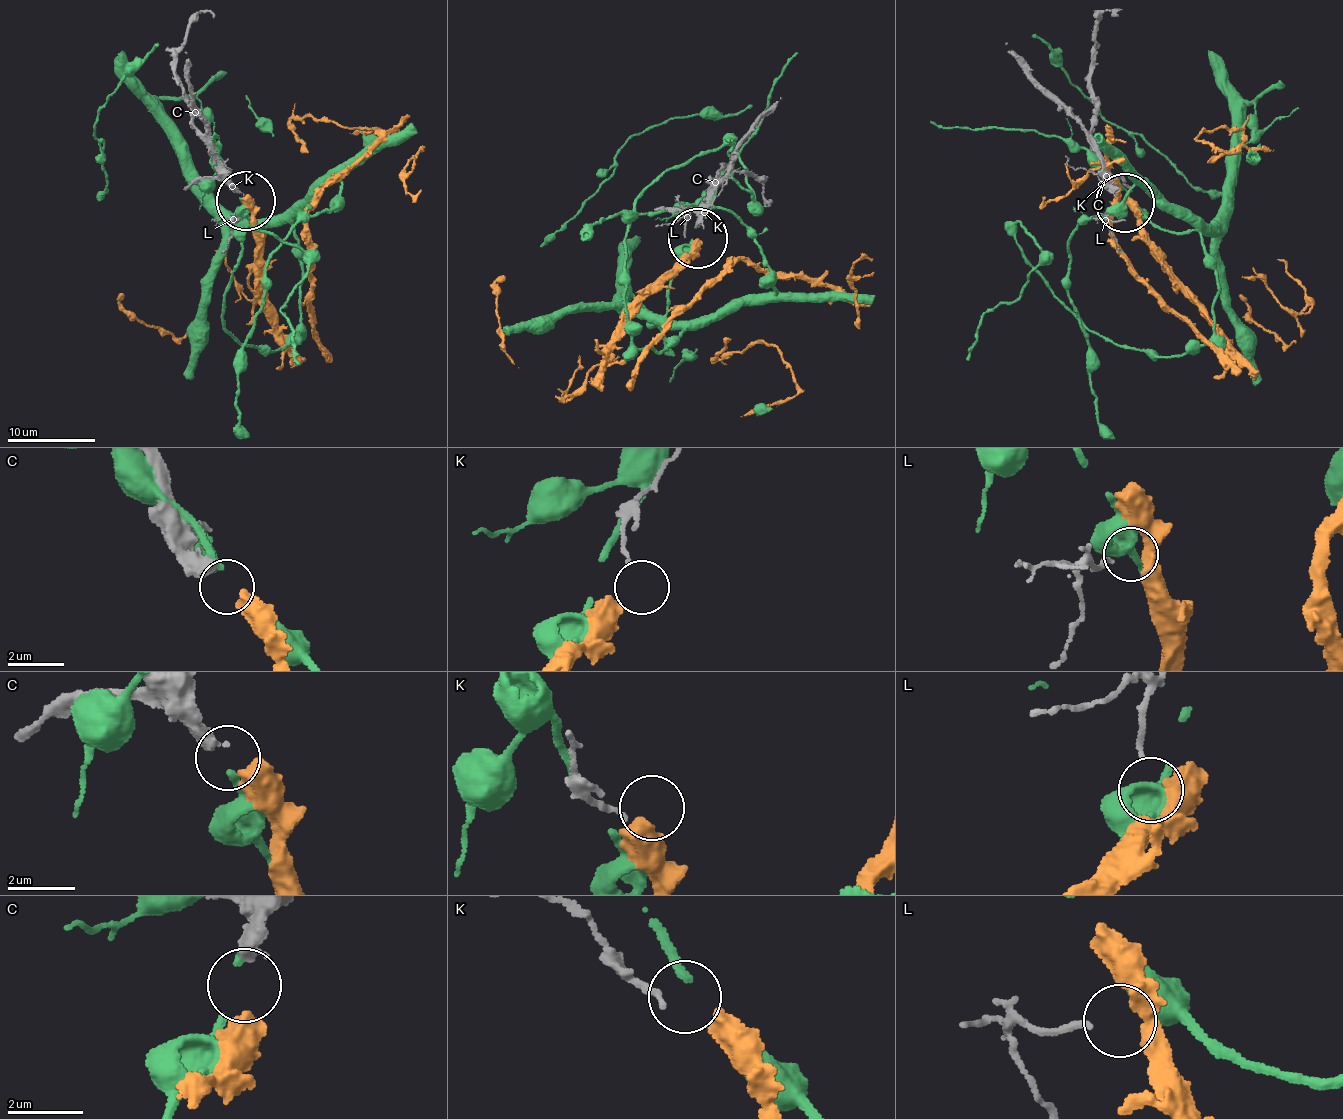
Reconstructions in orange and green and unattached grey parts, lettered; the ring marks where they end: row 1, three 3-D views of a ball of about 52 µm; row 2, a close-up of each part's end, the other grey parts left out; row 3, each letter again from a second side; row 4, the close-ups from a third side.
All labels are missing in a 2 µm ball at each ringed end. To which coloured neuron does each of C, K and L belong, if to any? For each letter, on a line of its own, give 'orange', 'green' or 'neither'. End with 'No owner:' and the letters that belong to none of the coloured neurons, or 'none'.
C: orange
K: neither
L: neither
No owner: K, L

